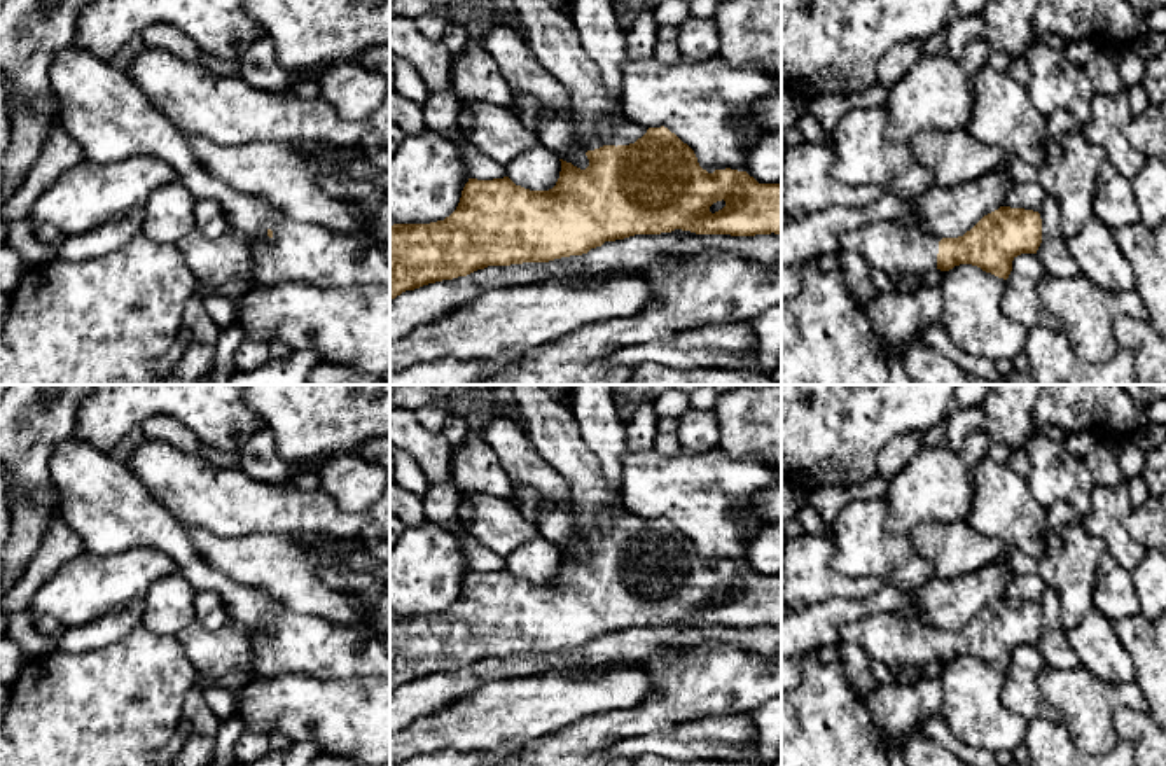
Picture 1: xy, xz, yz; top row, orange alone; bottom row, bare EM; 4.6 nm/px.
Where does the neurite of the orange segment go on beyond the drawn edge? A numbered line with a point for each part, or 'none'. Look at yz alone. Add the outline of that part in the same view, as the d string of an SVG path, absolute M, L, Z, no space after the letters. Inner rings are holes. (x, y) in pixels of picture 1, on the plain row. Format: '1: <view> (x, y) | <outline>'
1: yz (888, 639) | M874 614L841 626L839 644L857 644L869 658L886 666L916 665L920 668L937 661L937 626L906 621L893 614Z

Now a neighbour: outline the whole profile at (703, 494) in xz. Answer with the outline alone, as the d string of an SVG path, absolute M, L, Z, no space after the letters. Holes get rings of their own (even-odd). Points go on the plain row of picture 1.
M654 448L645 451L624 451L622 455L621 500L631 516L638 519L668 519L687 535L703 561L746 563L746 540L764 525L762 518L743 511L746 500L769 488L781 477L781 470L755 458L731 458L724 451L711 449L664 456Z

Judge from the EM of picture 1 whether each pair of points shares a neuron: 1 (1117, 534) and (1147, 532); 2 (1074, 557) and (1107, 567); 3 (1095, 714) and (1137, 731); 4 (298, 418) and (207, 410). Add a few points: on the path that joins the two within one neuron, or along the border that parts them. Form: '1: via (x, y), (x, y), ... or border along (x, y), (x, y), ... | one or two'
1: border along (1133, 509), (1128, 518), (1128, 534), (1147, 550) | two
2: border along (1107, 551), (1100, 560), (1091, 604) | two
3: border along (1147, 710), (1119, 709), (1114, 714), (1117, 737) | two
4: border along (243, 403), (259, 415), (264, 425) | two

